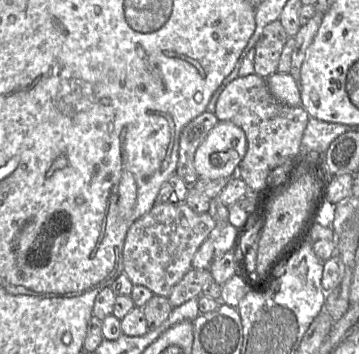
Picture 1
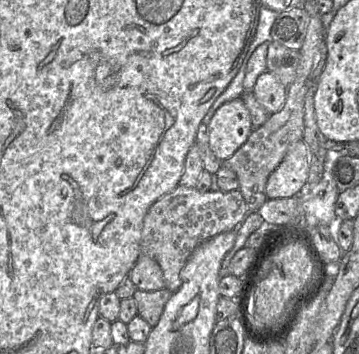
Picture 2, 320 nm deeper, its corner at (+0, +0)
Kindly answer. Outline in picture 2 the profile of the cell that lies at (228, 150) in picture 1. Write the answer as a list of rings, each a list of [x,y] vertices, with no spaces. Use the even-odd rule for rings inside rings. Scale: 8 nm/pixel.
[[[241,97],[222,104],[208,127],[210,148],[221,161],[231,157],[254,129],[250,112]]]

